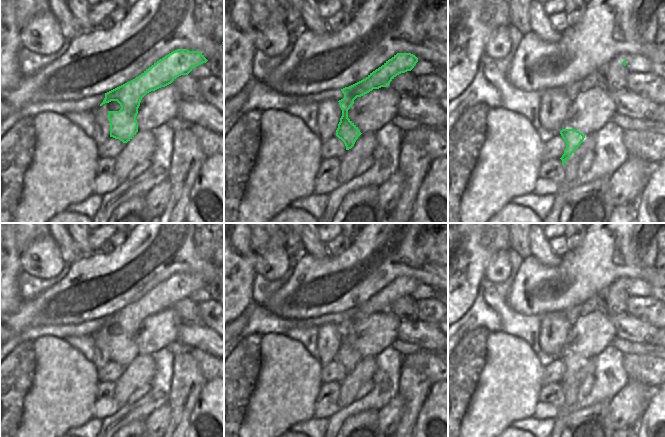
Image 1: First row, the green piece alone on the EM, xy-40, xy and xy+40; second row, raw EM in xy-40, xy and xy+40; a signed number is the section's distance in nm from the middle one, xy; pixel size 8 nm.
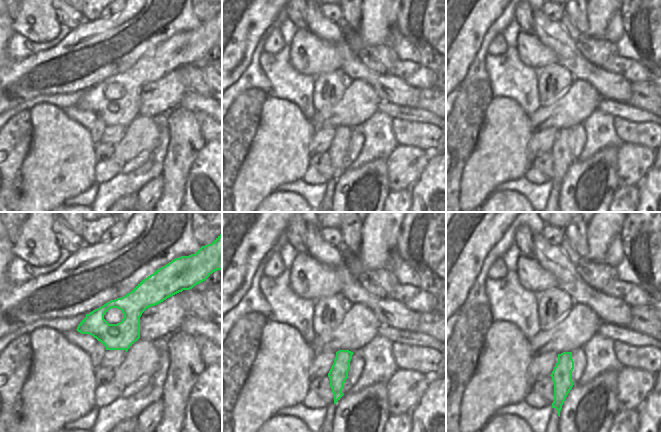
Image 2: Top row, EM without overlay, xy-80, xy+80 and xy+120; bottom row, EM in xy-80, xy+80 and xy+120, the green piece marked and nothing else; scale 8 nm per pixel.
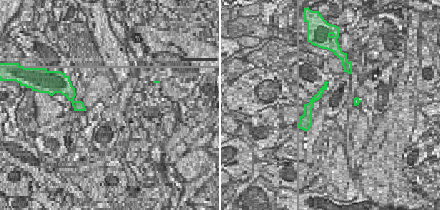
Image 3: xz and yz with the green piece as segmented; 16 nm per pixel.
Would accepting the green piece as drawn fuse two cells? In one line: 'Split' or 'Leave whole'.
Leave whole.

